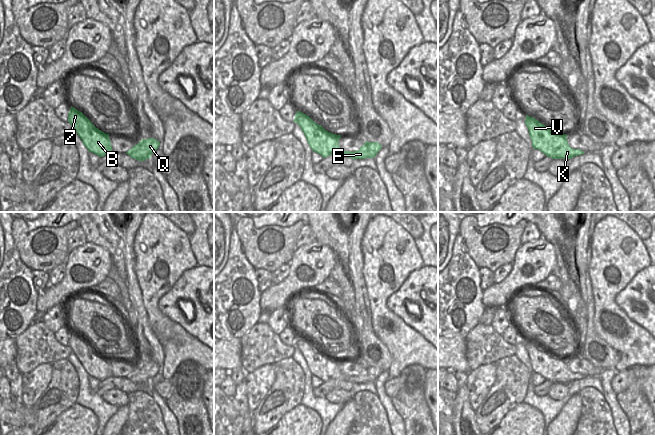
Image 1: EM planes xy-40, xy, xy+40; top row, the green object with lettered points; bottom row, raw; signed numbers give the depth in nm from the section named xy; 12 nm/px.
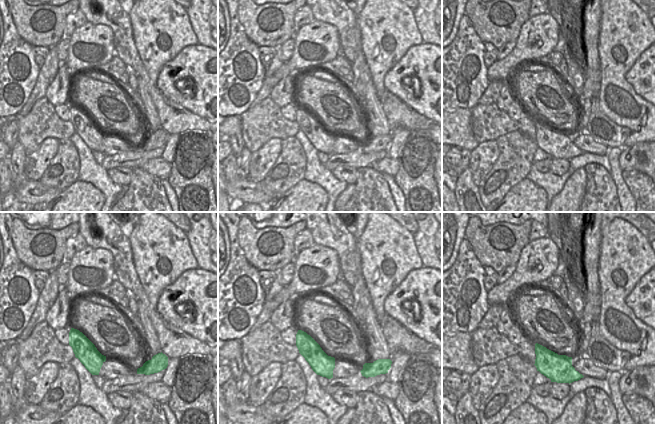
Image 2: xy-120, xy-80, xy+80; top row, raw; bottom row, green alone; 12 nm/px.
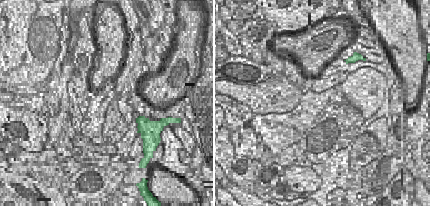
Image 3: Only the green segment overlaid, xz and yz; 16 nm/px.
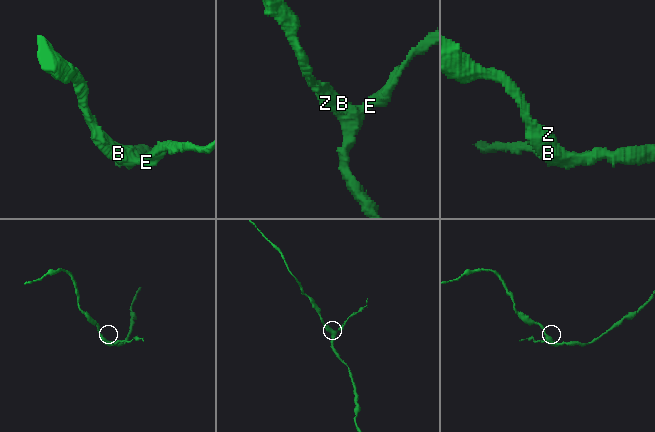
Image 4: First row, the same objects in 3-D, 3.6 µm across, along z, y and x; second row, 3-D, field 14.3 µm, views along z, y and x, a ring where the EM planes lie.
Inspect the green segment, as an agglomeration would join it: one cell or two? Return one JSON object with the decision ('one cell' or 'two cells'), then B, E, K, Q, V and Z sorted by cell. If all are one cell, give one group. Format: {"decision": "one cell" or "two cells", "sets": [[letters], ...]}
{"decision": "two cells", "sets": [["B", "K", "V", "Z"], ["E", "Q"]]}

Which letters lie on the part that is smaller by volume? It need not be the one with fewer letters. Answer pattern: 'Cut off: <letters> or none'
Cut off: E, Q

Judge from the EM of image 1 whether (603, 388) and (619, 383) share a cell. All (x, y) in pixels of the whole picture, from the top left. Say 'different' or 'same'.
different

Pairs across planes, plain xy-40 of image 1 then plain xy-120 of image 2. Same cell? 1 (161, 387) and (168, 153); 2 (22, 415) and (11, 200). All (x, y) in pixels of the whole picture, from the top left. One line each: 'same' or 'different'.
1: different
2: different

